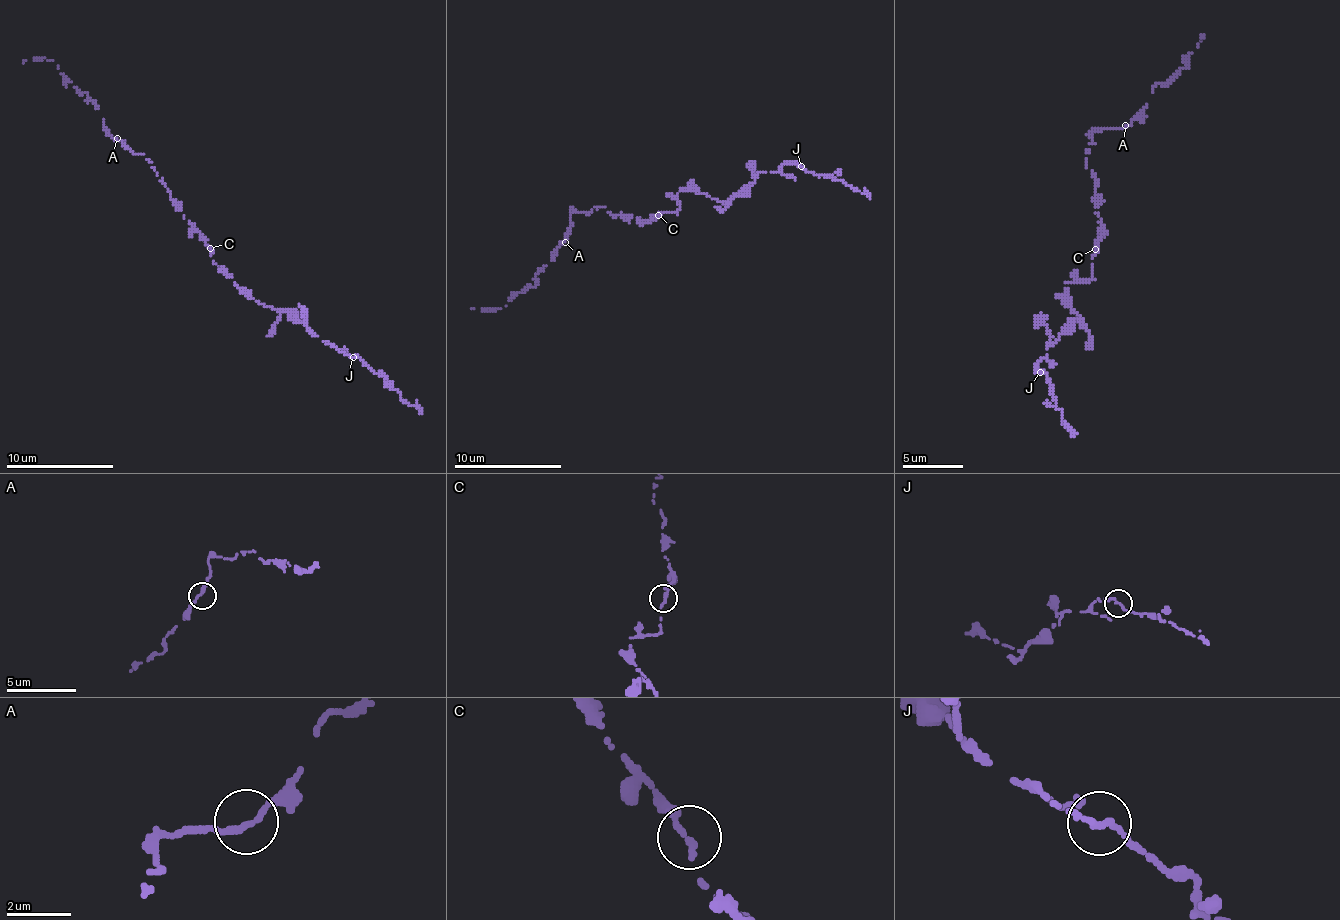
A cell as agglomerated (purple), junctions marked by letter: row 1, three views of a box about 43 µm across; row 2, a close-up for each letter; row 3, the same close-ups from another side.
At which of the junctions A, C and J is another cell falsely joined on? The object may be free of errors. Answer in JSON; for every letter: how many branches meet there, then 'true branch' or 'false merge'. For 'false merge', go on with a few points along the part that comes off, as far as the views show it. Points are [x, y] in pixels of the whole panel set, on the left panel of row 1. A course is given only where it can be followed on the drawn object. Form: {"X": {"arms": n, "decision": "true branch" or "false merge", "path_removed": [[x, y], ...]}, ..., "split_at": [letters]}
{"A": {"arms": 2, "decision": "true branch"}, "C": {"arms": 2, "decision": "true branch"}, "J": {"arms": 2, "decision": "true branch"}, "split_at": []}

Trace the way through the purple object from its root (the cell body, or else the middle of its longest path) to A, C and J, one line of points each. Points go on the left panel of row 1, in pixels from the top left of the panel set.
A: (197, 231), (184, 218), (181, 207), (160, 181), (152, 162), (144, 154), (133, 154), (117, 138)
C: (197, 231), (210, 248)
J: (197, 231), (213, 261), (256, 301), (291, 312), (323, 341), (352, 357)

